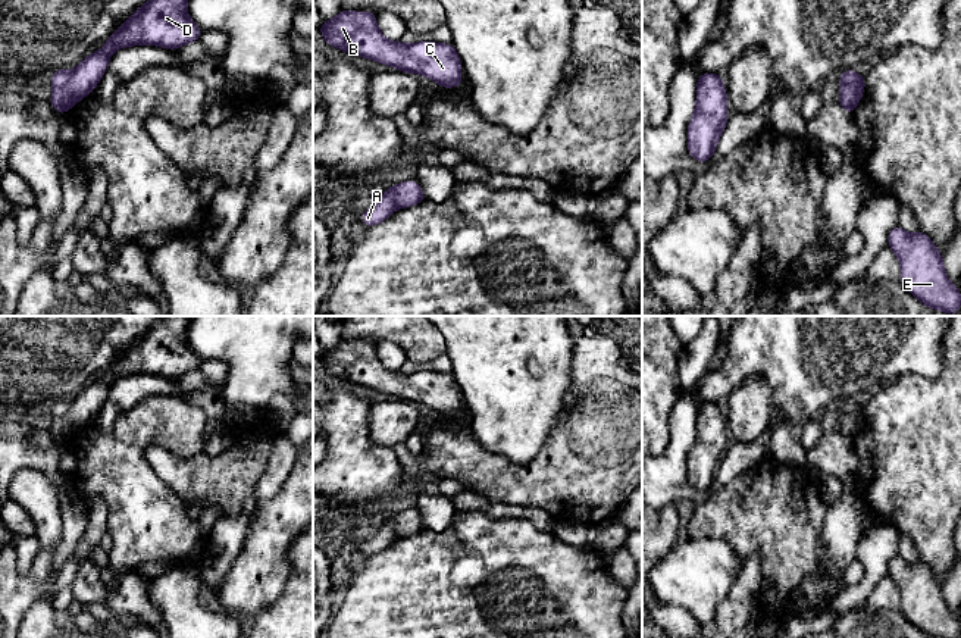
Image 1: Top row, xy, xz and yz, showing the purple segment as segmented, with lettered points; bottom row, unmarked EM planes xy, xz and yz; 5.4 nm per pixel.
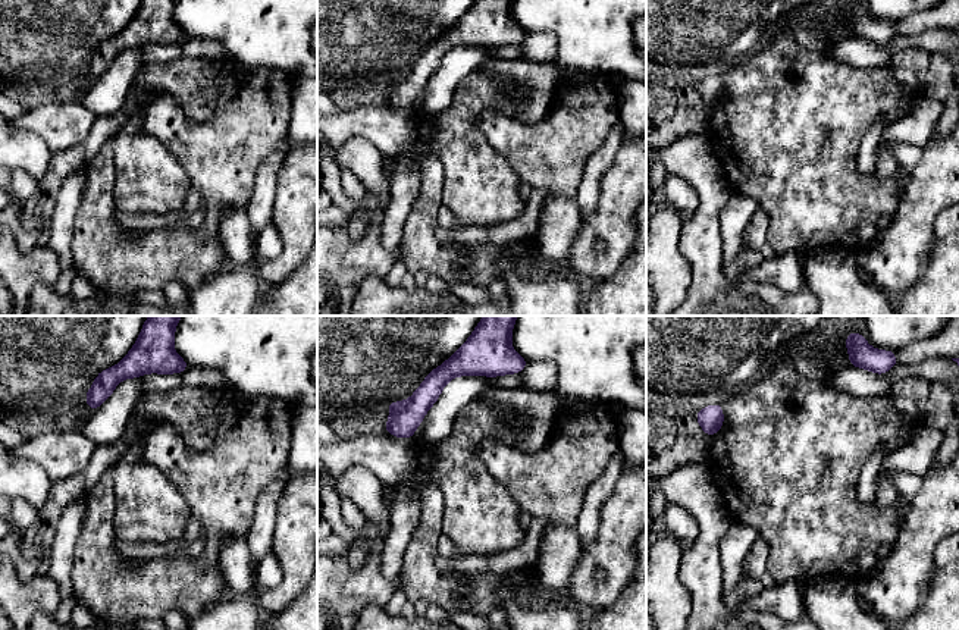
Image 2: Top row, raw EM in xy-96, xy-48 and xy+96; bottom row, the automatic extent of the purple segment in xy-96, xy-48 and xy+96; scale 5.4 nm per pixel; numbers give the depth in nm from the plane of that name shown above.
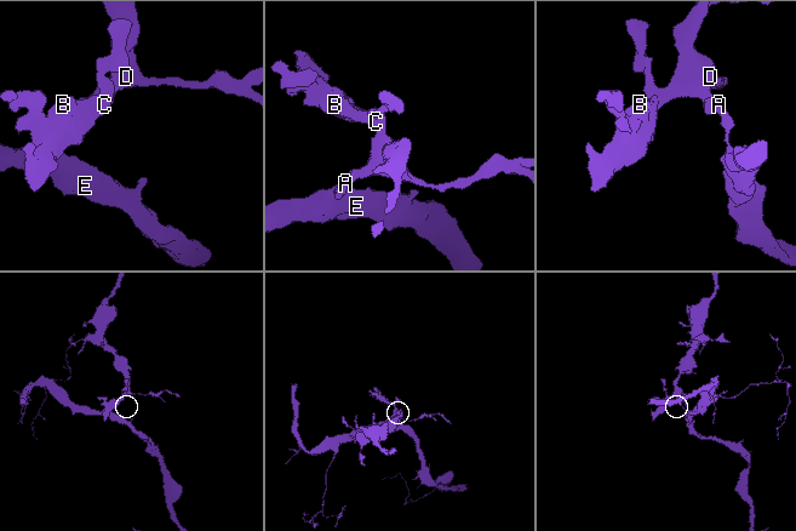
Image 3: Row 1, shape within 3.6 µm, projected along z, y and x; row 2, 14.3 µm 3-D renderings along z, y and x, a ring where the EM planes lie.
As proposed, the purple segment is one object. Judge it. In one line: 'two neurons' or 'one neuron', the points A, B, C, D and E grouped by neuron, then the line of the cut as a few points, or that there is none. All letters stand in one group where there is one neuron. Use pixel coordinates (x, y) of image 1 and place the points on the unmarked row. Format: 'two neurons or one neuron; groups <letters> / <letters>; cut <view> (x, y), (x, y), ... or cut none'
two neurons; groups A E / B C D; cut yz (841, 410), (857, 413), (861, 424)

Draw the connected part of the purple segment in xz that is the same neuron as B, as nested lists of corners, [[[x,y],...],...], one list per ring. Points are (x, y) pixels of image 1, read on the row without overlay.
[[[341,340],[320,354],[322,368],[342,381],[394,395],[407,403],[417,401],[439,416],[454,417],[463,413],[461,390],[451,373],[386,369],[372,341]]]

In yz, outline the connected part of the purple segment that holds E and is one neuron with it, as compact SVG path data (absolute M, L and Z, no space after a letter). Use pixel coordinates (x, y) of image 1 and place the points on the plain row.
M896 554L888 575L901 592L901 613L917 629L930 638L961 637L960 619L951 613L940 581L924 562L908 563Z

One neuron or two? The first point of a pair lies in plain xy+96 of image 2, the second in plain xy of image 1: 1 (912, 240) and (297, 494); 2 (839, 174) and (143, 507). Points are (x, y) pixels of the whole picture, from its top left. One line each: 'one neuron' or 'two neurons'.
1: one neuron
2: one neuron

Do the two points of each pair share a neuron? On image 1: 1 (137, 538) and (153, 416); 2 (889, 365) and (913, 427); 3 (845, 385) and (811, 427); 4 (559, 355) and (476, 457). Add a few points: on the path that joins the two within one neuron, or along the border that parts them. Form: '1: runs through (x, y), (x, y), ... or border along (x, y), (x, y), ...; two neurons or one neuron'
1: runs through (137, 507), (135, 447); one neuron
2: border along (930, 378), (917, 374), (902, 374), (891, 382); two neurons
3: border along (817, 418), (803, 427); two neurons
4: border along (469, 429), (488, 452), (503, 454), (515, 463); two neurons

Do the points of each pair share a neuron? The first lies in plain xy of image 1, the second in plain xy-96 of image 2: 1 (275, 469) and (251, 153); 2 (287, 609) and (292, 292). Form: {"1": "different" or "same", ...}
{"1": "different", "2": "same"}

